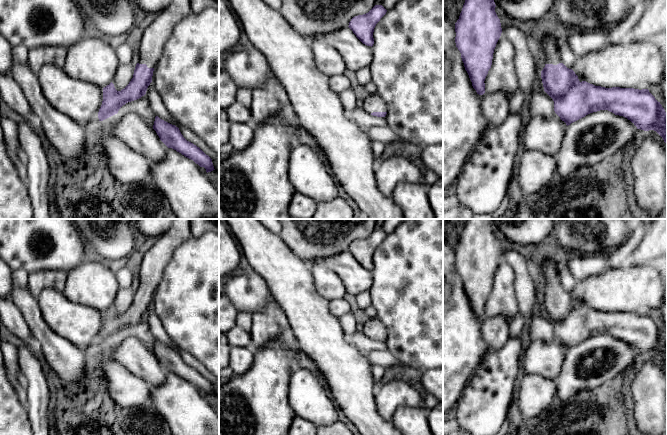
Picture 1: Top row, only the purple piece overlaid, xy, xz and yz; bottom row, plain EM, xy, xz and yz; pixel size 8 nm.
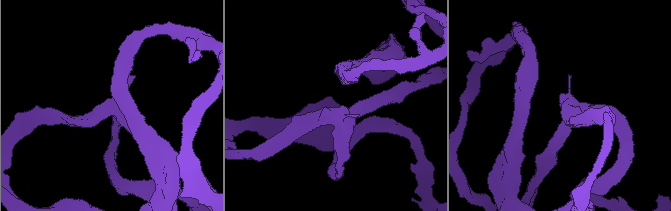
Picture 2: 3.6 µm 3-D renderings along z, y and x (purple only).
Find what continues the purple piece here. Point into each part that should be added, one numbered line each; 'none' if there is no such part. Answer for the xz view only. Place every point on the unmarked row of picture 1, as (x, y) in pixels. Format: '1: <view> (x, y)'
1: xz (372, 327)

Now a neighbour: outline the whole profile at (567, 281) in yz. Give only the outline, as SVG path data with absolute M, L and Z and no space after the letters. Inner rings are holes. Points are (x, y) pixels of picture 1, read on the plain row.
M566 264L559 266L559 277L561 287L563 287L567 292L572 293L577 282Z

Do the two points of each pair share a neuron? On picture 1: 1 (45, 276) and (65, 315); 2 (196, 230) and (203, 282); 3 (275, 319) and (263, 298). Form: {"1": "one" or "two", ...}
{"1": "two", "2": "two", "3": "two"}

